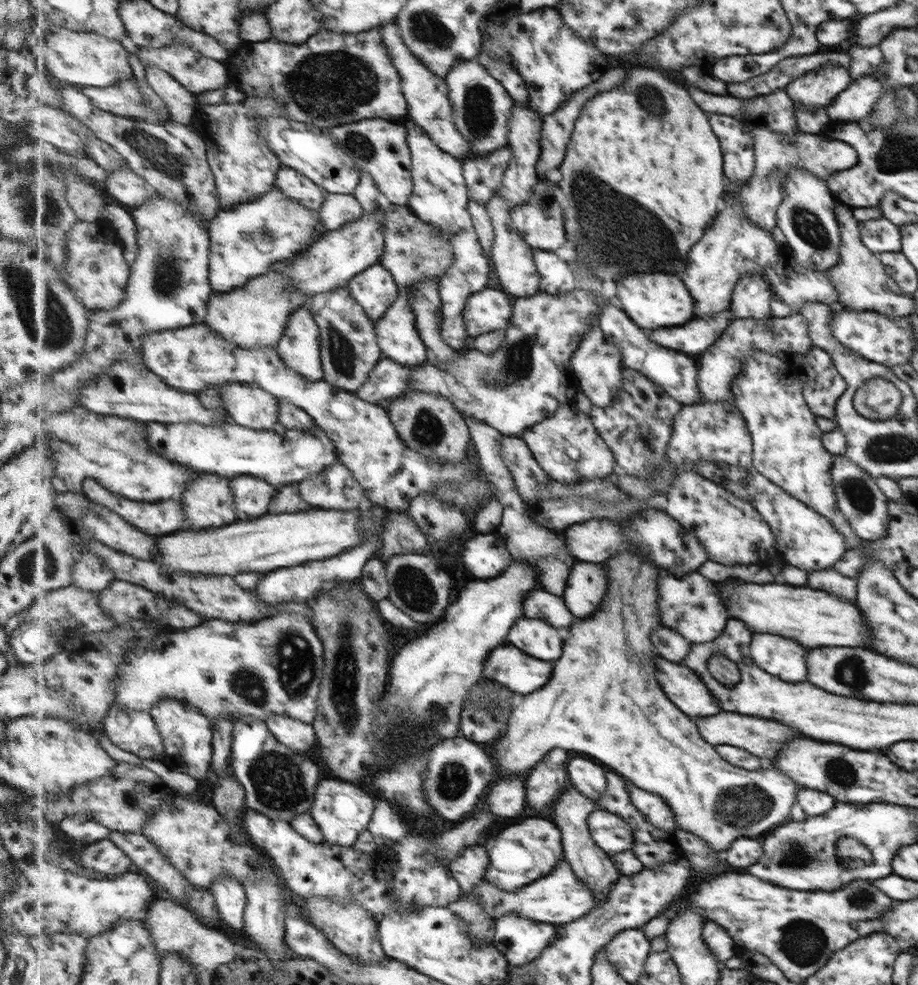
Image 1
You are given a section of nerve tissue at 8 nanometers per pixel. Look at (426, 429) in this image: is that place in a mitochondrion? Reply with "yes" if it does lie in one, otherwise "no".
yes

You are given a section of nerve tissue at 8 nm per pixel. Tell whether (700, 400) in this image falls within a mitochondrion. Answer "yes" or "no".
no

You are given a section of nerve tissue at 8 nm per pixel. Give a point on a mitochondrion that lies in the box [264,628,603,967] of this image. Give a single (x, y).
(295, 659)

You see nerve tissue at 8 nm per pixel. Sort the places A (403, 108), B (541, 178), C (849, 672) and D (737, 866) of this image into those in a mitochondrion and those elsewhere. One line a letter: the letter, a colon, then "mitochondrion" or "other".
A: other
B: other
C: mitochondrion
D: other

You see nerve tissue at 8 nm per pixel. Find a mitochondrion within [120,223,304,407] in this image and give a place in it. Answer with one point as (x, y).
(166, 277)

